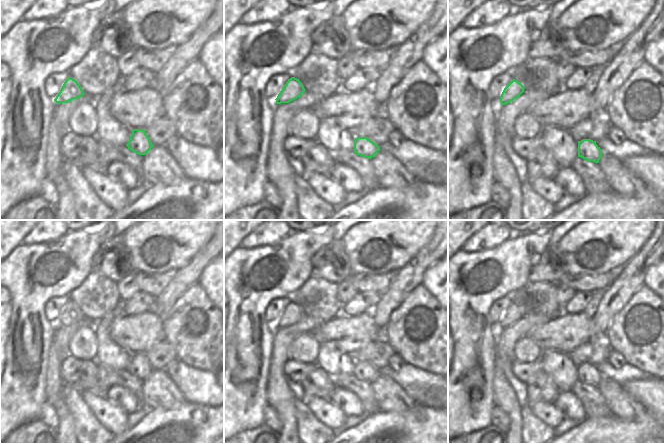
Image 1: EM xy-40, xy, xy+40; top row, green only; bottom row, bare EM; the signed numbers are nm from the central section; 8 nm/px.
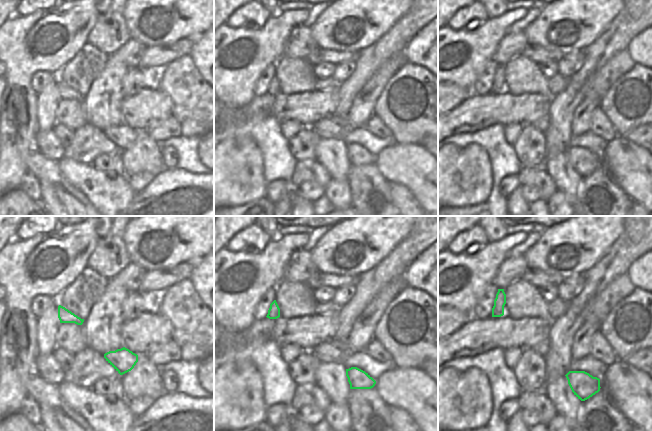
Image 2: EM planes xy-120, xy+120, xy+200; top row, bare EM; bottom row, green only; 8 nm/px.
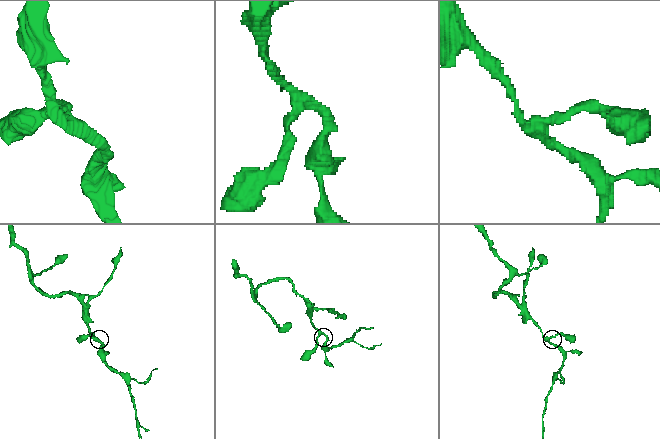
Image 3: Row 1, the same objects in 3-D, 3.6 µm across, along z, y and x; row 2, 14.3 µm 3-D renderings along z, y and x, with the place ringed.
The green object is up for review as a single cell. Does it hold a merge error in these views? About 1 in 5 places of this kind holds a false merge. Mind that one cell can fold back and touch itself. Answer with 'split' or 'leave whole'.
leave whole

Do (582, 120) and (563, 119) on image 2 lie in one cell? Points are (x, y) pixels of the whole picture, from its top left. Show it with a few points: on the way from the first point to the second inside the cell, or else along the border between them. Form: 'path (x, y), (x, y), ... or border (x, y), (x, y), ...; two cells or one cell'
border (582, 98), (574, 110), (571, 134); two cells

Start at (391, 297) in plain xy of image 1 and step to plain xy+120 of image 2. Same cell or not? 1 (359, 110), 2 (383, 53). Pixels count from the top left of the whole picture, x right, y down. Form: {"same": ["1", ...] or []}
{"same": ["1"]}

